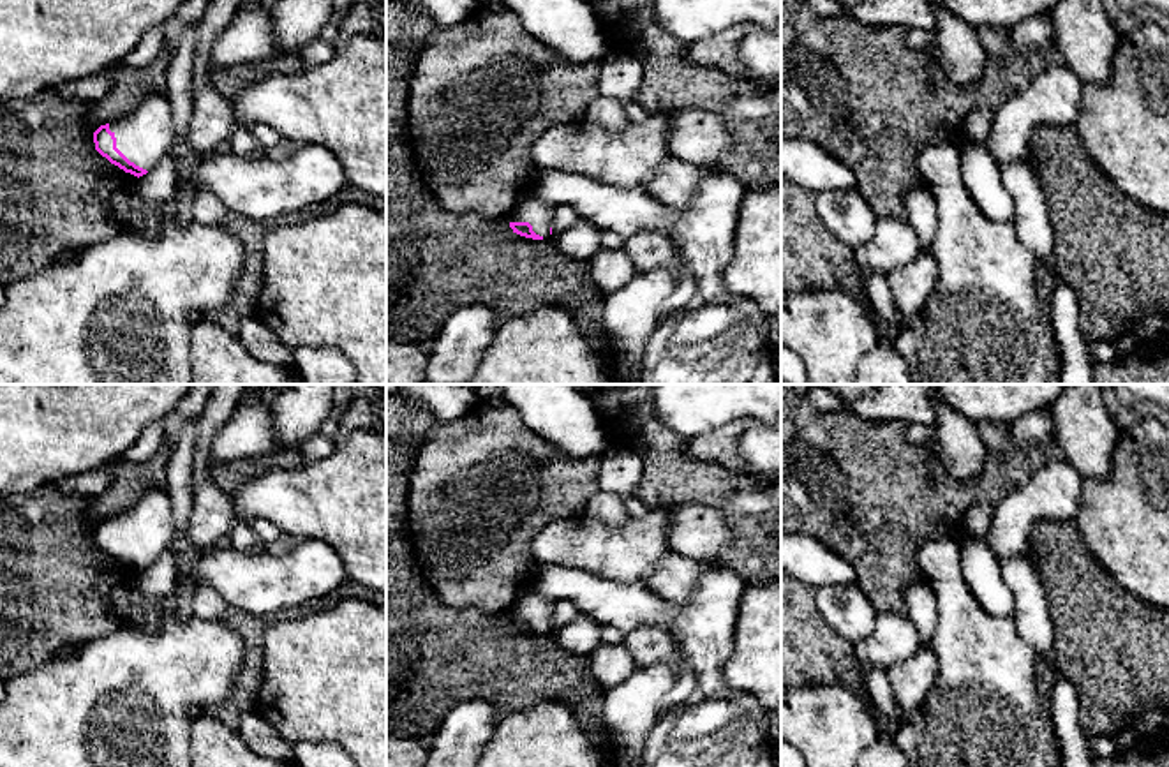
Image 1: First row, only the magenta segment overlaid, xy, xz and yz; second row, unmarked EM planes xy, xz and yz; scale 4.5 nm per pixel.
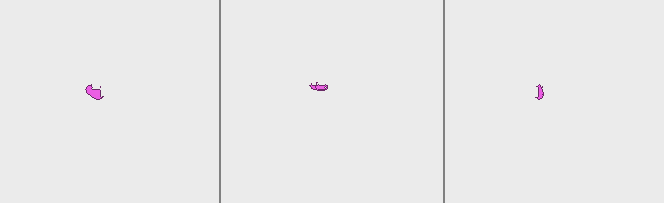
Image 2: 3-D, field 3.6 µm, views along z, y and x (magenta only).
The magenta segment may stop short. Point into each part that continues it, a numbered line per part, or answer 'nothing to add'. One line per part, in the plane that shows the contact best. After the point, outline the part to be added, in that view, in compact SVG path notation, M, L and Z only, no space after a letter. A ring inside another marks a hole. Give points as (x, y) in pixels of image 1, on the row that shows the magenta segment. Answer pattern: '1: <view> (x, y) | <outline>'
1: xy (143, 136) | M153 93L130 115L109 122L109 130L116 138L116 148L150 171L169 153L175 138L171 104L164 93Z

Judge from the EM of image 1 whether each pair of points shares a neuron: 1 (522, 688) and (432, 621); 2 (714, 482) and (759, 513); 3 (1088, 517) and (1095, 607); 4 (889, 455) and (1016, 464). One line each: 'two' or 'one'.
1: one
2: one
3: two
4: one

